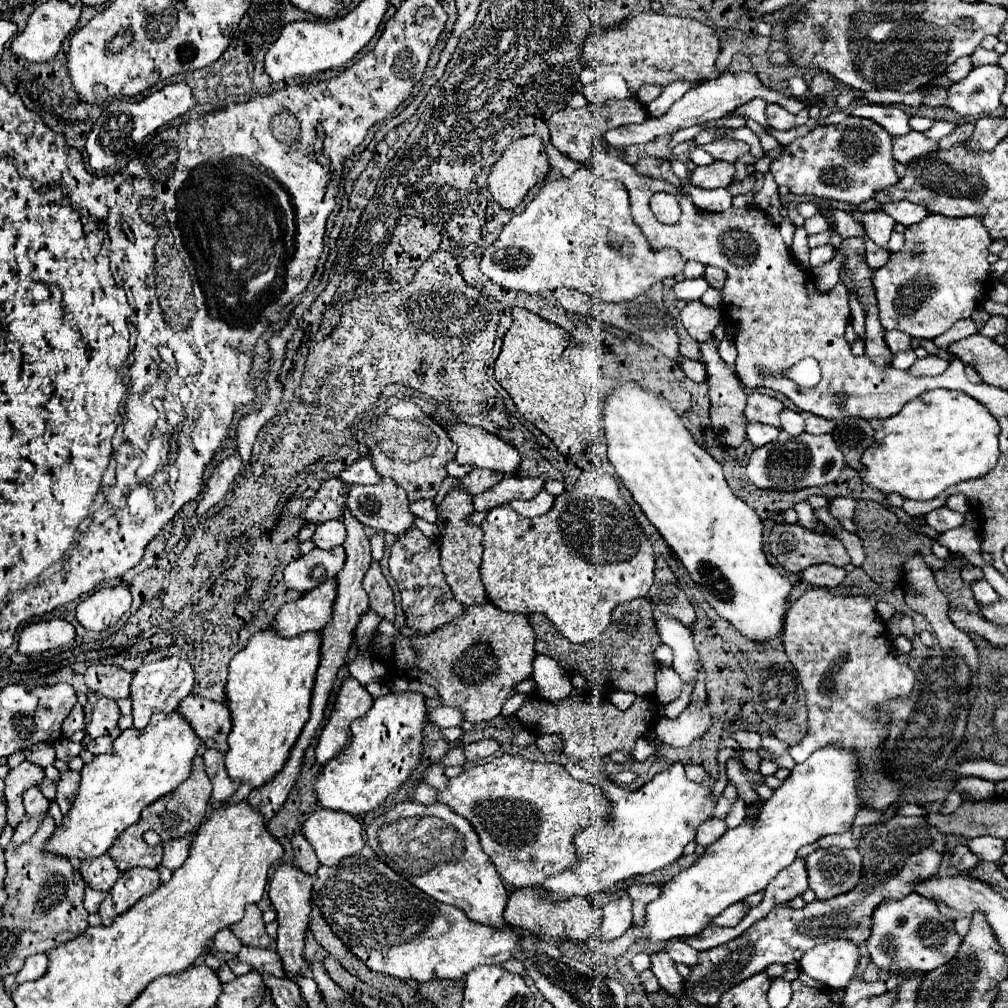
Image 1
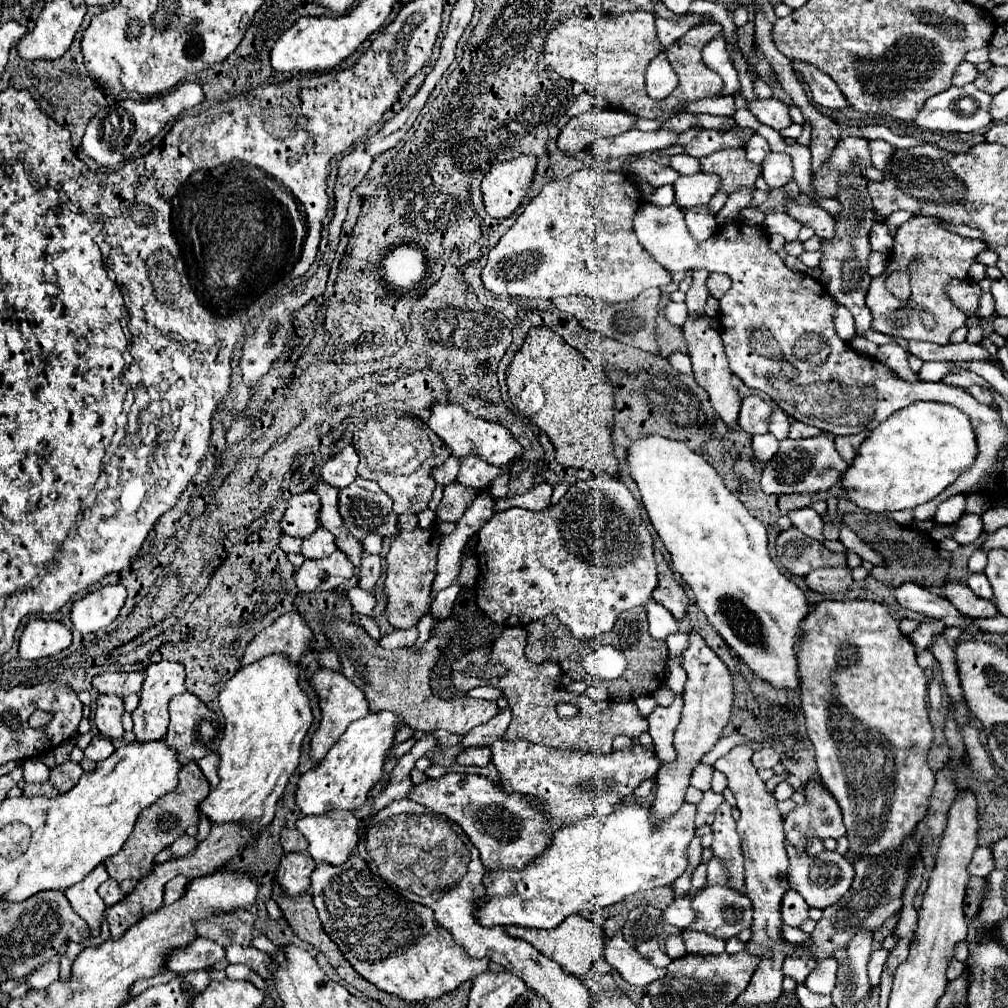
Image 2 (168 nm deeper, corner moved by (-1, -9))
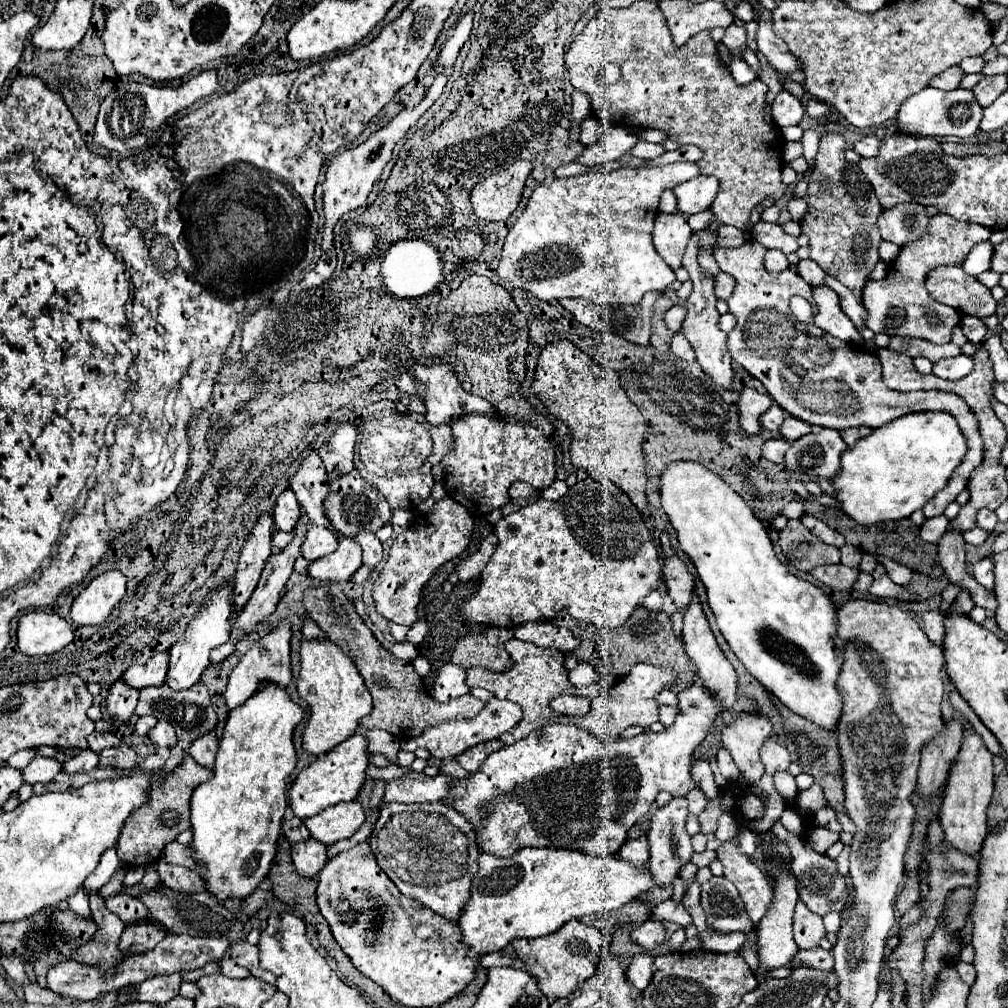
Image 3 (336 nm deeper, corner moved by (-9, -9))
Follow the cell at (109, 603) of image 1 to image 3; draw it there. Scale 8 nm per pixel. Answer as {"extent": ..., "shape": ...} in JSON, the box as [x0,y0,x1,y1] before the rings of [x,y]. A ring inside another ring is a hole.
{"extent":[71,571,125,625],"shape":[[[105,571],[79,591],[71,605],[71,619],[77,625],[103,625],[109,613],[125,595],[125,575],[121,571]]]}

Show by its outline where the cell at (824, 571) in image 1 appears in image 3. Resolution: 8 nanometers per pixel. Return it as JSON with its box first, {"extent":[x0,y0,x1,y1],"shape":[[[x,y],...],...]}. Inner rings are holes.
{"extent":[811,563,859,591],"shape":[[[841,563],[815,567],[815,569],[811,571],[811,575],[813,575],[819,583],[823,583],[823,585],[827,585],[827,587],[831,587],[831,589],[839,589],[839,591],[851,589],[853,583],[857,581],[857,573],[859,573],[859,569],[851,569],[851,567],[845,567],[845,565],[841,565]]]}

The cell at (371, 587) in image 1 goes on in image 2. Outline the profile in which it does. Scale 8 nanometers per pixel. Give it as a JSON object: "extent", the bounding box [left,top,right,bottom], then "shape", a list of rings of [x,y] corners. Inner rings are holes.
{"extent":[359,553,381,593],"shape":[[[363,553],[359,587],[365,589],[365,591],[369,591],[369,593],[375,593],[375,585],[379,581],[379,575],[381,575],[381,557],[379,555]]]}

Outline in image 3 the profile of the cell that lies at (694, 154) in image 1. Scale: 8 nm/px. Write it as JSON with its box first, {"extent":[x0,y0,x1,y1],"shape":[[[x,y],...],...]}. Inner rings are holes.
{"extent":[499,161,699,307],"shape":[[[691,161],[673,163],[665,167],[641,167],[641,169],[611,169],[589,171],[577,177],[555,179],[549,185],[537,185],[529,197],[529,203],[517,223],[509,229],[503,243],[503,257],[499,263],[501,281],[531,291],[539,299],[563,299],[581,297],[595,301],[601,307],[607,305],[637,305],[647,291],[661,291],[675,283],[673,269],[657,255],[651,233],[657,217],[657,205],[665,189],[673,189],[699,175],[699,169]]]}

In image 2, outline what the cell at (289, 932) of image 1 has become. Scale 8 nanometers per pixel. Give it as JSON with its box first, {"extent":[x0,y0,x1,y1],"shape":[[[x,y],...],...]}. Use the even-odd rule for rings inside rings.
{"extent":[275,851,317,897],"shape":[[[307,851],[287,853],[281,859],[275,879],[281,885],[281,889],[285,889],[285,893],[289,893],[289,897],[297,897],[297,893],[305,893],[311,887],[309,877],[315,867],[317,865],[313,863],[313,859],[309,857]]]}

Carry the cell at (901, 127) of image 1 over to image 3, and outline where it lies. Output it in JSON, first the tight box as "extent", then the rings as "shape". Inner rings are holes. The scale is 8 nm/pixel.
{"extent":[753,9,801,75],"shape":[[[753,9],[755,13],[755,21],[759,23],[759,31],[757,31],[757,45],[759,45],[759,53],[763,53],[769,63],[783,75],[793,73],[797,69],[801,69],[801,63],[787,51],[787,45],[773,33],[773,21],[761,21],[761,15],[757,9]]]}

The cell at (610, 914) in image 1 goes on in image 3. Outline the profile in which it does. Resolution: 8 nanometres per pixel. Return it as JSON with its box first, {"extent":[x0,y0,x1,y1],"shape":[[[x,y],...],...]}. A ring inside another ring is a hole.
{"extent":[627,955,655,991],"shape":[[[635,955],[631,959],[631,963],[629,963],[627,979],[629,979],[629,983],[633,987],[637,987],[639,991],[643,991],[649,985],[649,981],[653,977],[653,971],[655,971],[653,957],[649,957],[649,955]]]}

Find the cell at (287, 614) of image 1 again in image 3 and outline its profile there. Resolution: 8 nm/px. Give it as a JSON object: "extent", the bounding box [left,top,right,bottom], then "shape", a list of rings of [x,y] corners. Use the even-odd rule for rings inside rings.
{"extent":[225,623,291,711],"shape":[[[287,623],[279,625],[273,629],[269,635],[259,639],[239,661],[239,665],[233,669],[227,689],[225,689],[225,705],[229,711],[237,709],[241,703],[245,703],[251,695],[255,695],[261,687],[267,683],[275,683],[281,687],[287,687],[291,681],[291,659],[289,659],[289,639],[291,639],[291,629]]]}

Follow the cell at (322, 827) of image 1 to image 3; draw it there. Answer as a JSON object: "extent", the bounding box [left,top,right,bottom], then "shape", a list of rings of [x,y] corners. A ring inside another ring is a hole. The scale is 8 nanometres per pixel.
{"extent":[303,801,365,845],"shape":[[[349,801],[349,803],[337,803],[303,823],[311,831],[311,837],[317,841],[331,845],[339,839],[349,839],[365,821],[365,811],[361,803]]]}

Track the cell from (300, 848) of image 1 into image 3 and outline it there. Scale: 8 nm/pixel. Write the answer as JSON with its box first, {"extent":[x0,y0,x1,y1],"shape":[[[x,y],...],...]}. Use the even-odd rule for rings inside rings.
{"extent":[283,817,309,845],"shape":[[[293,817],[293,819],[289,819],[289,821],[283,823],[283,833],[285,833],[285,837],[287,837],[287,841],[289,841],[291,845],[293,845],[293,843],[299,843],[299,841],[305,841],[305,839],[309,837],[307,827],[305,827],[303,821],[297,819],[297,817]]]}

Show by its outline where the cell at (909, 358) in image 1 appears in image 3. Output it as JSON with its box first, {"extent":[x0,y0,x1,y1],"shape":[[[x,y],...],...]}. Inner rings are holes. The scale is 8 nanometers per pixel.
{"extent":[933,355,973,379],"shape":[[[959,355],[959,357],[949,357],[933,363],[933,375],[941,379],[961,379],[973,369],[973,359]]]}

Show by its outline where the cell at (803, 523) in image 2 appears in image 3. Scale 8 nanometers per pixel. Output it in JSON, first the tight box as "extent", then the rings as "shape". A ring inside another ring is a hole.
{"extent":[781,501,803,519],"shape":[[[791,501],[781,509],[781,515],[785,515],[787,519],[799,519],[803,513],[803,501]]]}

